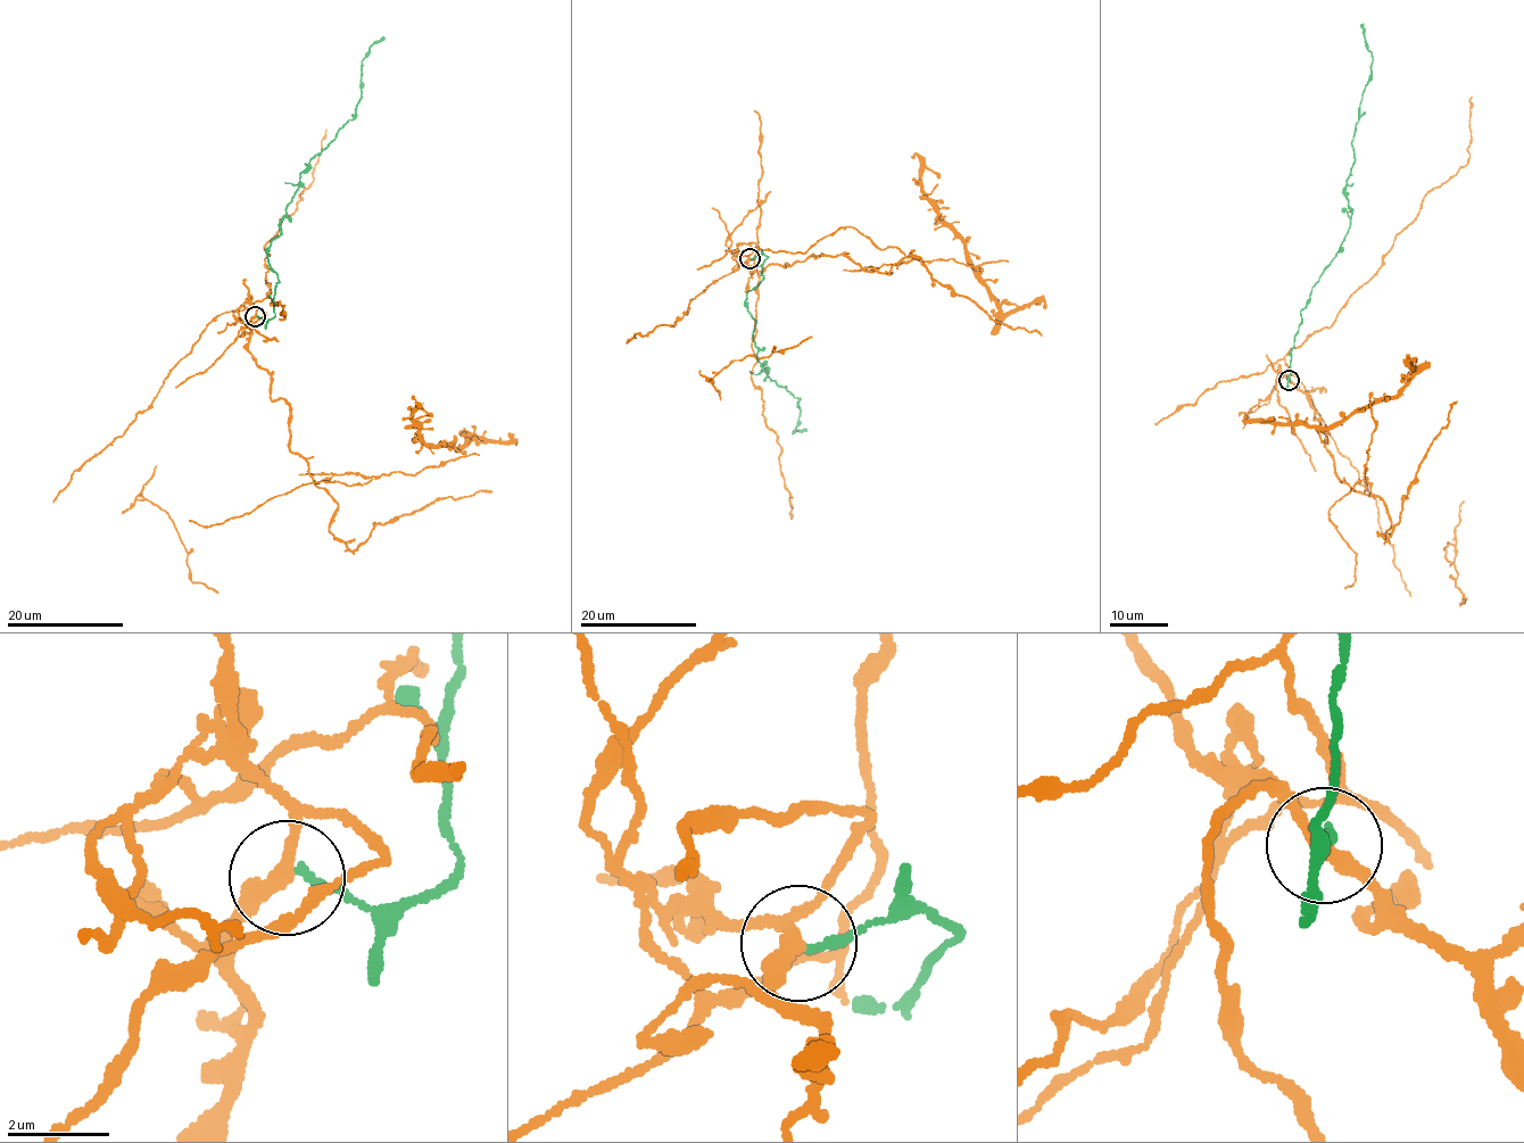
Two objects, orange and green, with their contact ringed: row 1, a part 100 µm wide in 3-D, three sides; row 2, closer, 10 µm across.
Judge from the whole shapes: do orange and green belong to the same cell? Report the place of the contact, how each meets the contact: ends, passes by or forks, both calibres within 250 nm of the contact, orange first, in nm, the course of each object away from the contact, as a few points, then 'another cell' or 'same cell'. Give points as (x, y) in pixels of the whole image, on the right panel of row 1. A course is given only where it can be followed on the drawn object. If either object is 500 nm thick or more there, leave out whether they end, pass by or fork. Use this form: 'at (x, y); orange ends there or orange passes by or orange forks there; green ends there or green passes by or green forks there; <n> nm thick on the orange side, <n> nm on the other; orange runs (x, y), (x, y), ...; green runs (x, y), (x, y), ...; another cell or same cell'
at (1289, 380); orange passes by; green ends there; 280 nm thick on the orange side, 150 nm on the other; orange runs (1289, 380), (1315, 408), (1338, 478), (1371, 491), (1372, 413), (1323, 428), (1245, 416); green runs (1289, 380), (1301, 314), (1348, 230), (1346, 182), (1355, 159), (1351, 140), (1373, 56), (1363, 23); another cell

